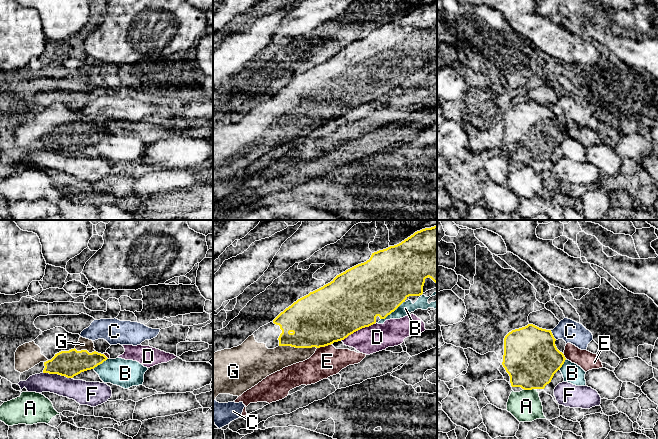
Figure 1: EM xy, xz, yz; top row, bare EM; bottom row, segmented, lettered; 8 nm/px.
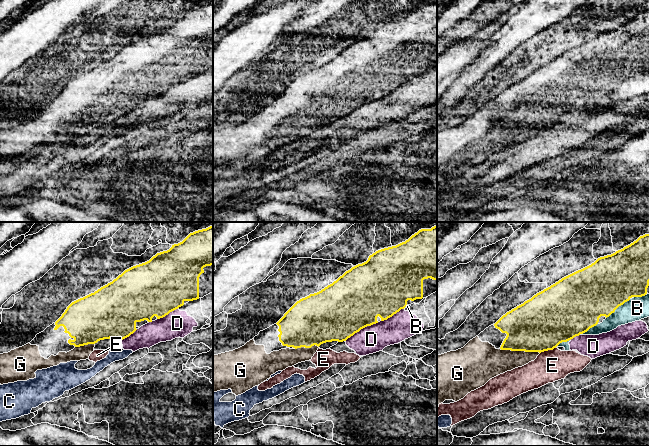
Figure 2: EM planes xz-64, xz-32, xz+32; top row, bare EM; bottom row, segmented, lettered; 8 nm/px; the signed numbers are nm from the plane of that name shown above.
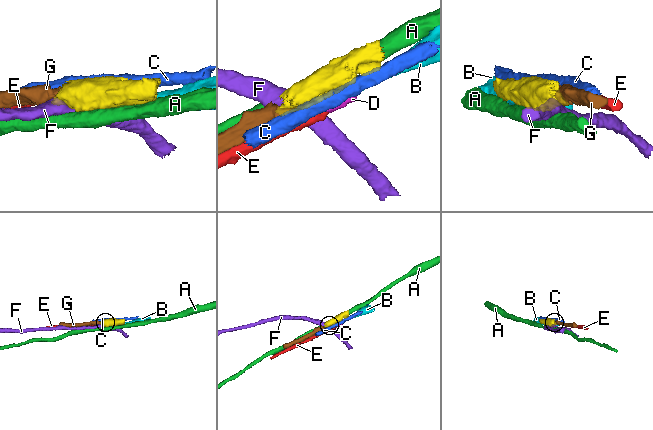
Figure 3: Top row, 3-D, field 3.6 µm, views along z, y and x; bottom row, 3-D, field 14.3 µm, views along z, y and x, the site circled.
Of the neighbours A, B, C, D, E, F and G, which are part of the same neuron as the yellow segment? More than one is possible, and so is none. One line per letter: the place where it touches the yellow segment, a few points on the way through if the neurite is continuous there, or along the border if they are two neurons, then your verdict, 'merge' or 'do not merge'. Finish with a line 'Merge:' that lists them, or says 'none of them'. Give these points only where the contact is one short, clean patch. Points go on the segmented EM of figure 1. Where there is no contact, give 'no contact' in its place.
A: meets yellow in yz at (529, 389); do not merge
B: meets yellow in xz at (392, 311); do not merge
C: meets yellow in yz at (552, 335); do not merge
D: meets yellow in xz at (358, 329); do not merge
E: meets yellow in xz at (324, 346); border along xz (331, 343), (317, 348); do not merge
F: meets yellow in xy at (57, 373); border along xy (43, 372), (71, 378); do not merge
G: meets yellow in xz at (298, 347); merge
Merge: G

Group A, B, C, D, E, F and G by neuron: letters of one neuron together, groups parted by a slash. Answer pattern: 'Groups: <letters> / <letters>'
Groups: A / B / C / D E / F / G

